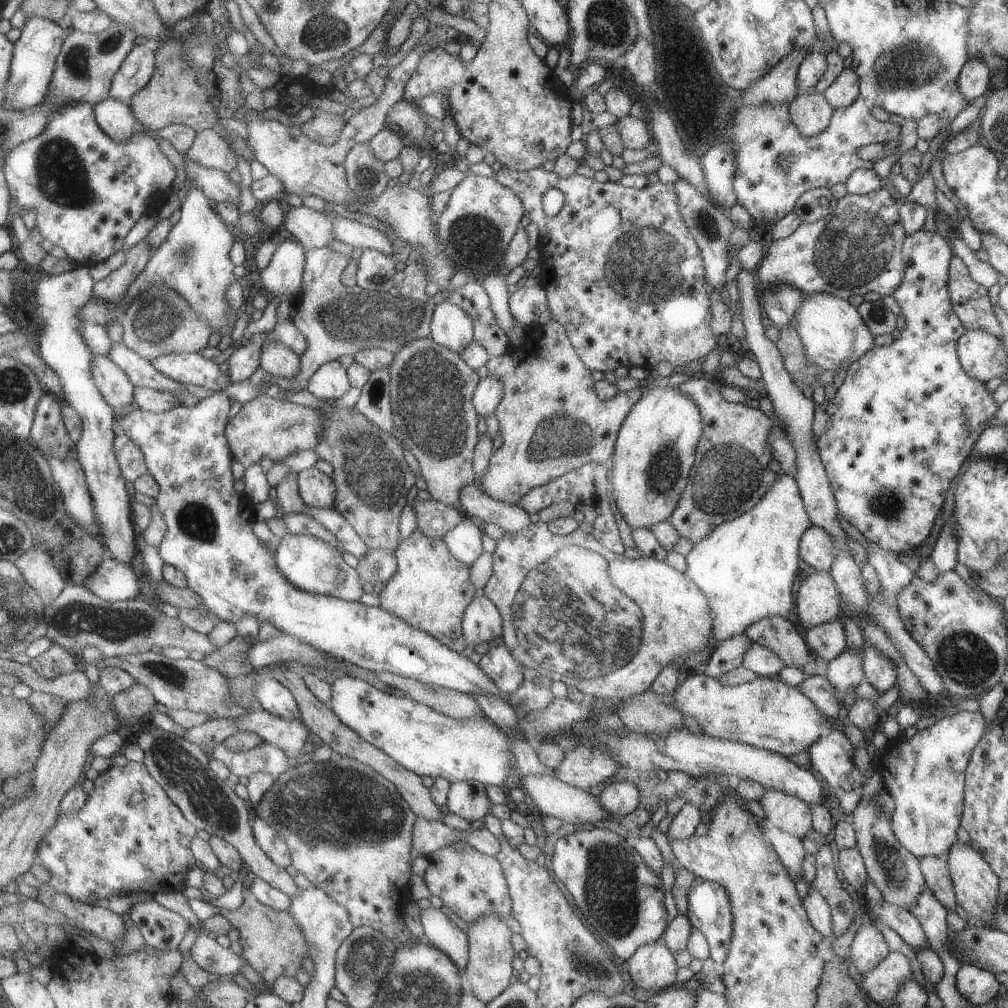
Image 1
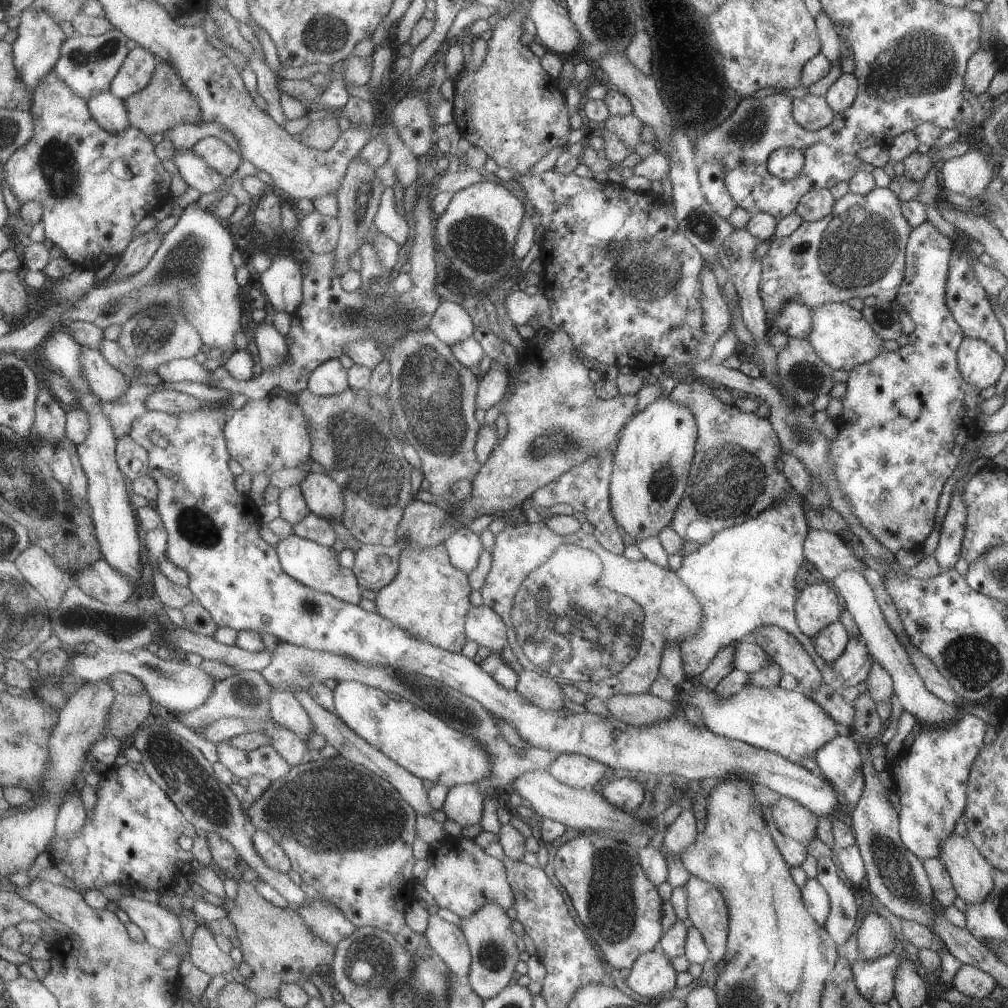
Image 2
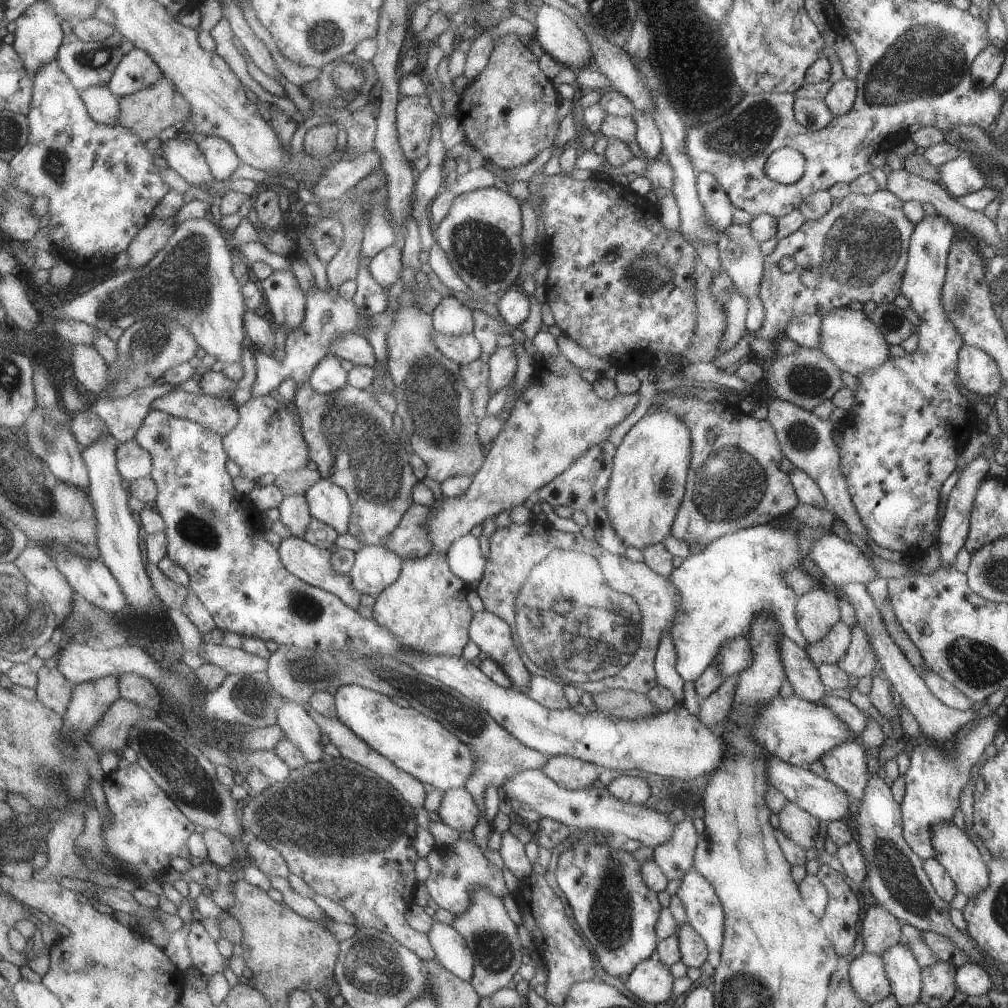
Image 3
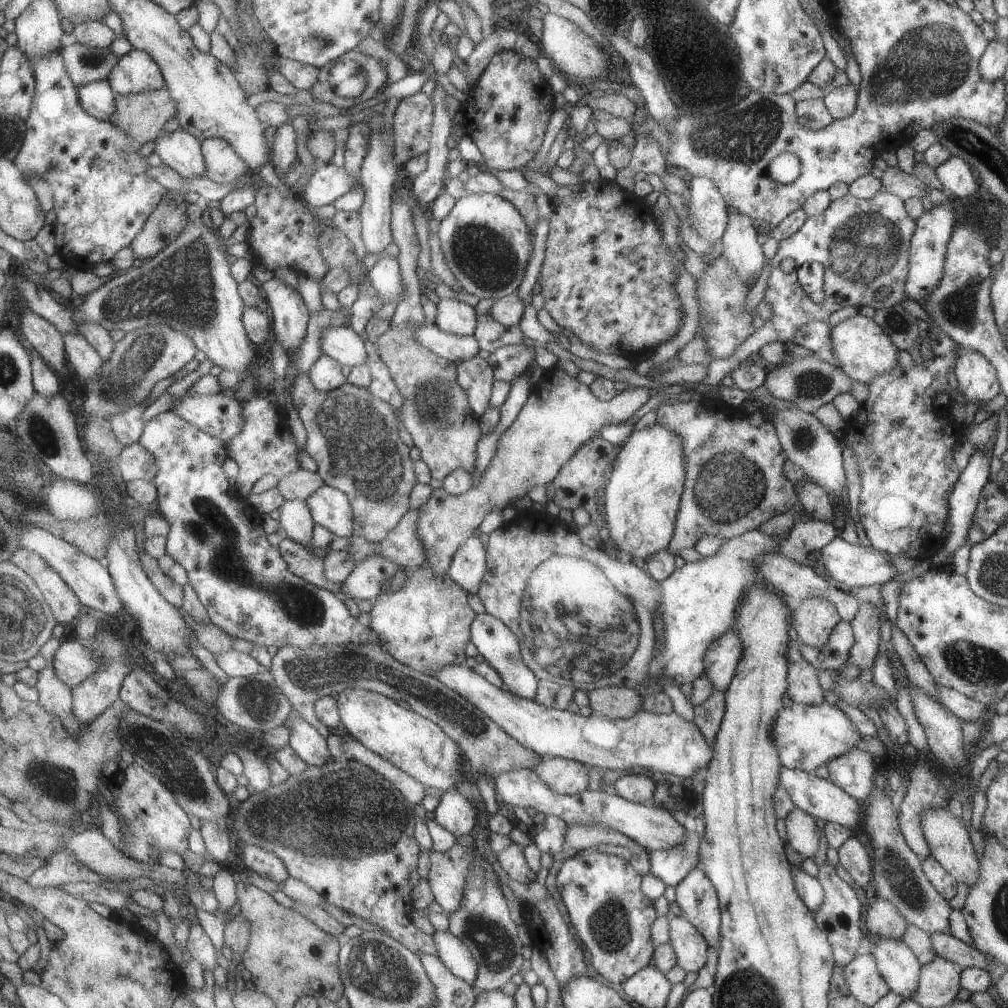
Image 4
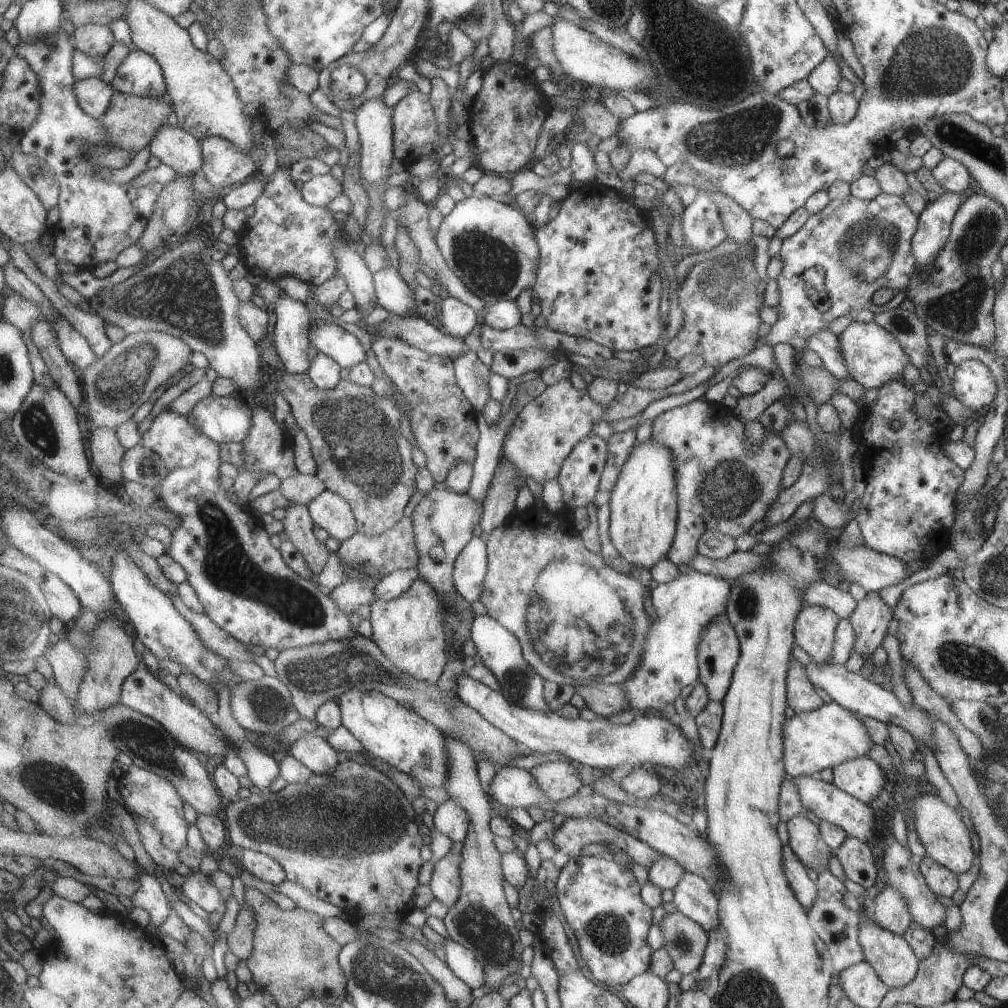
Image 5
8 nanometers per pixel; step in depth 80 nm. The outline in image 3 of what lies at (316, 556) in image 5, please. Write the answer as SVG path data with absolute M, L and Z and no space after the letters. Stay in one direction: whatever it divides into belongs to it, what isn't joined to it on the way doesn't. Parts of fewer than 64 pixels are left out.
M291 494L280 505L282 522L291 528L292 536L305 539L305 532L309 530L313 522L309 502L306 494Z

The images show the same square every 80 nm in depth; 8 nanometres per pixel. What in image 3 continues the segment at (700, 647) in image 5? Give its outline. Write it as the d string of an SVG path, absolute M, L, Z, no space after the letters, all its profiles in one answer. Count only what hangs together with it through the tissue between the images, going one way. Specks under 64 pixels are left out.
M741 636L733 638L733 640L727 640L725 644L721 644L716 660L715 666L717 666L717 672L723 678L729 678L733 674L739 674L753 660L753 652L749 648L749 640Z

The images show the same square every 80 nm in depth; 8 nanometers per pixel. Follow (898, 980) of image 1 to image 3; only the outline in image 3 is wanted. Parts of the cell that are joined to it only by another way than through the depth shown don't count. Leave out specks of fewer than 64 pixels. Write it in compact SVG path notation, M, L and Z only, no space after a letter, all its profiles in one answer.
M862 952L849 960L849 983L857 998L871 1006L891 995L891 984L885 975L881 956Z

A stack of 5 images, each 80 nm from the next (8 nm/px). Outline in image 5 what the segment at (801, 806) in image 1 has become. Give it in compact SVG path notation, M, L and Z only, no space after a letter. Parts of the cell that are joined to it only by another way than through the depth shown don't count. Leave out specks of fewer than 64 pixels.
M805 813L791 816L786 823L788 846L801 865L813 868L817 875L828 870L831 851L821 839L817 823L809 820Z

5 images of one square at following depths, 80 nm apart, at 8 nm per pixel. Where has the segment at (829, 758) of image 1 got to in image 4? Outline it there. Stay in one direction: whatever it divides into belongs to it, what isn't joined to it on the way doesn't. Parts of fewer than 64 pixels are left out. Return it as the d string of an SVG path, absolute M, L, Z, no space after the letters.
M856 747L838 758L829 760L826 766L829 773L827 780L863 805L874 786L876 760Z

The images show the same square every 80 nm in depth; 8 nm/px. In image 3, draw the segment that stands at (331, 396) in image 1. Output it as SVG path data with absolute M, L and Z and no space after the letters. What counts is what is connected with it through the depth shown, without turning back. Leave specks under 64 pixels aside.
M327 356L317 366L309 383L320 394L334 394L335 392L339 392L339 390L343 390L349 384L348 373L341 366L341 360L337 356Z

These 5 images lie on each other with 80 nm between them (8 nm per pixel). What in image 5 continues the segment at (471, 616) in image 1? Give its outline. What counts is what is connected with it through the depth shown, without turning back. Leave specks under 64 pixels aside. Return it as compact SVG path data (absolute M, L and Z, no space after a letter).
M487 614L476 618L472 627L471 639L483 663L497 676L497 681L500 682L500 692L509 701L515 705L524 705L525 708L539 710L539 712L549 711L545 700L543 700L544 679L537 676L529 664L523 660L519 642L511 632L508 632L495 618Z

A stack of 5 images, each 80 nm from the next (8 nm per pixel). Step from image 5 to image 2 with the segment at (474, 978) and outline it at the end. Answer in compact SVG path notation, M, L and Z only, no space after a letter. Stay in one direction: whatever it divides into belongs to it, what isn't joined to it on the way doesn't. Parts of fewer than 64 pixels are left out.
M436 913L431 914L426 936L431 947L454 975L461 978L470 976L472 953L467 936L459 926L447 922Z

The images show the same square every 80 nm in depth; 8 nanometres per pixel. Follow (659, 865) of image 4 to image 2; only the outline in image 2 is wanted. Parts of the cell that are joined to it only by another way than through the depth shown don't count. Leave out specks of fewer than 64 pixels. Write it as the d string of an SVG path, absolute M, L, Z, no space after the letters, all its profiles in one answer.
M683 809L673 823L666 828L666 832L663 834L661 853L665 852L671 858L680 860L679 856L681 856L683 848L687 848L696 840L695 821L695 816L689 810Z

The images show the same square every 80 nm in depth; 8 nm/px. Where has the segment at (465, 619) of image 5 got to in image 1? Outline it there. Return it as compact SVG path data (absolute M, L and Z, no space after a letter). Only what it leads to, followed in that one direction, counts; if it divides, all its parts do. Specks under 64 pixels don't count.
M417 527L415 531L401 542L400 548L396 551L398 558L397 574L387 583L387 588L379 593L380 606L387 612L393 612L395 616L407 620L413 624L413 628L419 628L423 632L435 636L443 644L456 652L463 652L468 646L464 634L464 616L469 606L476 599L475 591L477 586L472 582L472 566L457 560L453 552L443 538L431 538Z

